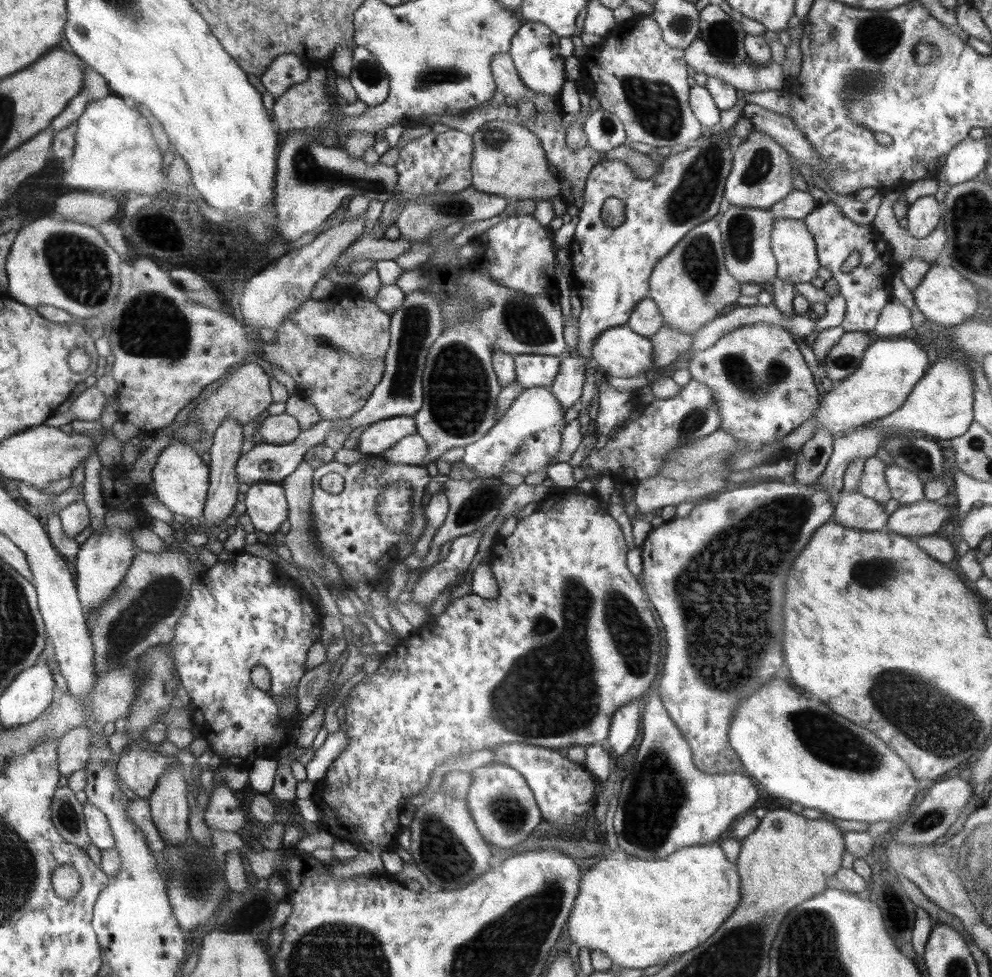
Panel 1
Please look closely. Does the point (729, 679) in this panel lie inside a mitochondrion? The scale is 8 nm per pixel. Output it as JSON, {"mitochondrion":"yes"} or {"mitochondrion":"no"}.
{"mitochondrion":"yes"}

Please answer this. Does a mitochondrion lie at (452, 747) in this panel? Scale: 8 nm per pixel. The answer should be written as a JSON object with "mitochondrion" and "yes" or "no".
{"mitochondrion":"no"}

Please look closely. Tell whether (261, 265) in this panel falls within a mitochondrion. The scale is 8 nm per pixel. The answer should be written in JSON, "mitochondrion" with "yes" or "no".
{"mitochondrion":"no"}

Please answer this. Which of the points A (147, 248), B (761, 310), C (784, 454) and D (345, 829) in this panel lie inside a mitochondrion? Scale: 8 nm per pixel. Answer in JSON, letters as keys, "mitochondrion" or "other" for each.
{"A":"other","B":"other","C":"other","D":"other"}

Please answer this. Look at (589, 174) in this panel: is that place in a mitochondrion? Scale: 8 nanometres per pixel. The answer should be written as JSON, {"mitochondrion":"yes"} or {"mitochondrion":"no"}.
{"mitochondrion":"no"}

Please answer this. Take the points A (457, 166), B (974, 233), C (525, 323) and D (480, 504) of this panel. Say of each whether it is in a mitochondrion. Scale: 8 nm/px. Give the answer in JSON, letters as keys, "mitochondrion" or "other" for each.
{"A":"other","B":"mitochondrion","C":"mitochondrion","D":"mitochondrion"}

